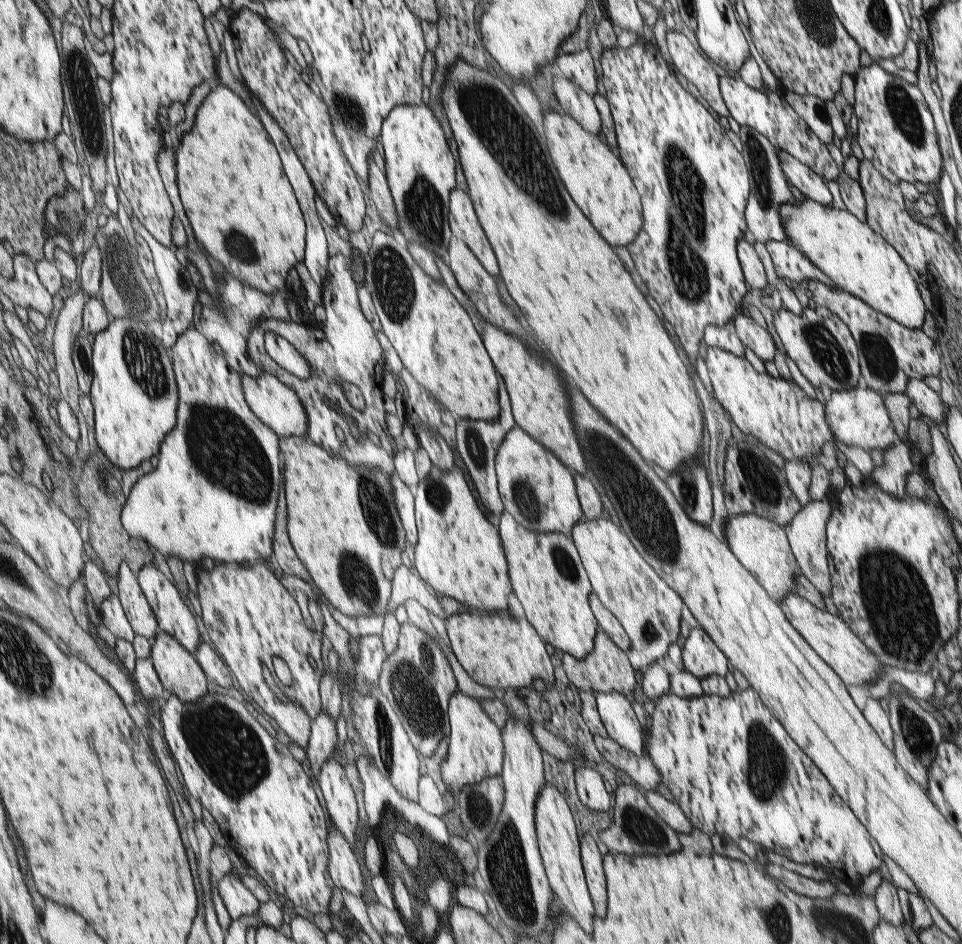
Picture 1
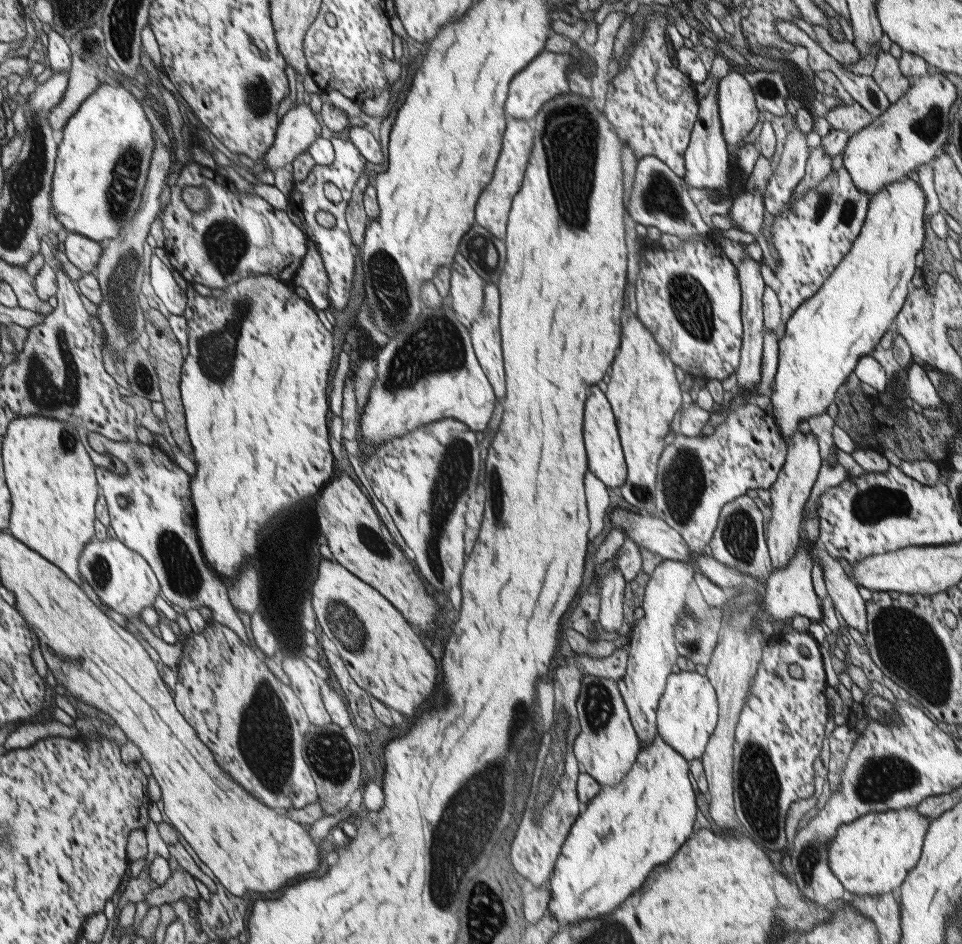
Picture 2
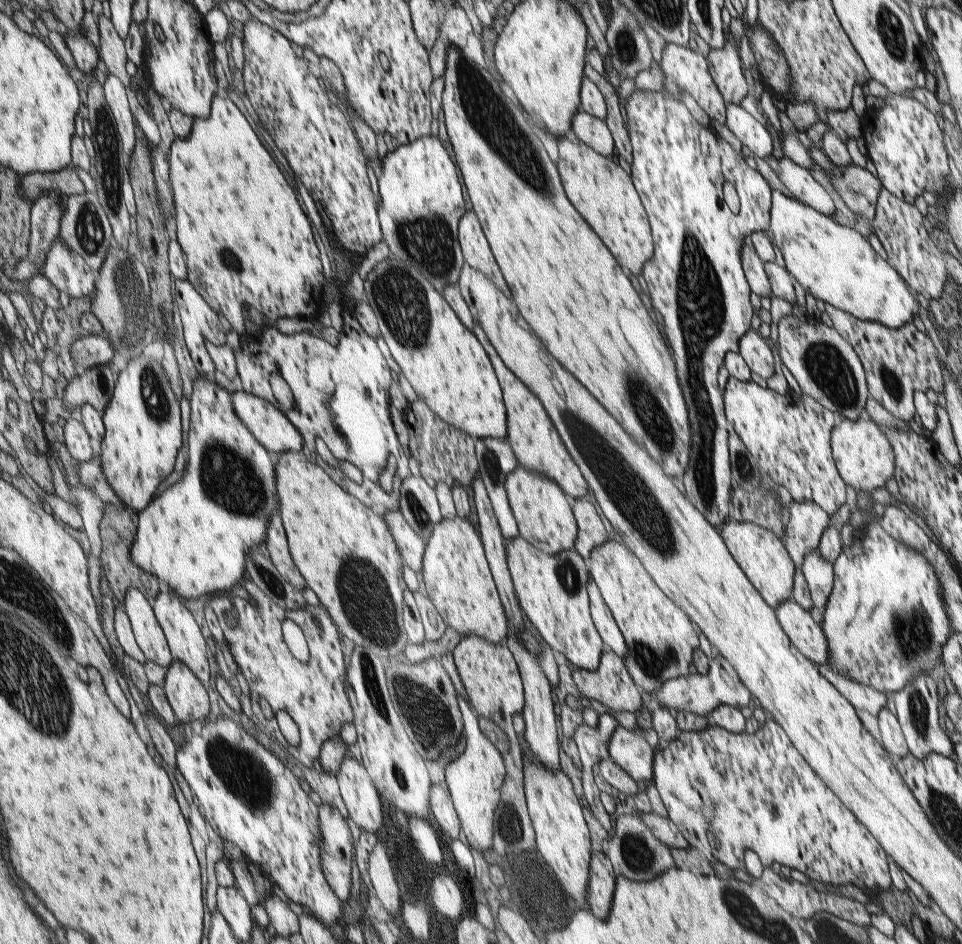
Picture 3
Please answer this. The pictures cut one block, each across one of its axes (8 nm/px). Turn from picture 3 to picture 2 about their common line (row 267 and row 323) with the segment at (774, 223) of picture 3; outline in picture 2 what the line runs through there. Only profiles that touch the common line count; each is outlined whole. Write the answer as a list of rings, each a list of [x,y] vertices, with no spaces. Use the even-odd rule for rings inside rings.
[[[906,177],[902,181],[894,181],[894,183],[886,184],[886,187],[882,187],[882,191],[878,193],[870,194],[870,216],[866,216],[866,224],[862,226],[862,232],[858,233],[850,251],[844,255],[842,262],[838,263],[838,267],[834,267],[834,271],[828,275],[826,282],[822,283],[821,290],[816,291],[813,297],[802,303],[802,306],[798,307],[798,310],[794,311],[794,314],[790,319],[785,322],[785,332],[782,338],[779,339],[779,353],[778,353],[778,369],[776,369],[776,375],[774,375],[773,391],[770,394],[772,406],[772,415],[774,415],[776,425],[781,431],[781,436],[787,442],[793,432],[798,432],[798,422],[808,419],[812,415],[820,415],[826,413],[828,410],[828,404],[835,400],[836,390],[838,386],[850,376],[852,370],[857,370],[858,362],[860,362],[864,354],[870,354],[872,348],[880,342],[882,334],[890,328],[890,324],[894,320],[894,317],[898,315],[900,309],[904,306],[906,301],[906,295],[908,295],[908,284],[914,276],[914,255],[919,255],[922,250],[924,242],[924,217],[925,217],[925,191],[920,184],[914,180]]]

